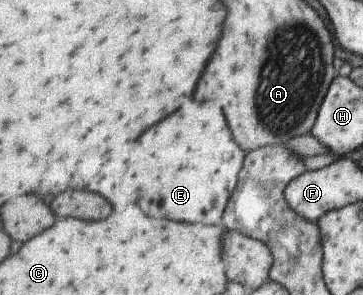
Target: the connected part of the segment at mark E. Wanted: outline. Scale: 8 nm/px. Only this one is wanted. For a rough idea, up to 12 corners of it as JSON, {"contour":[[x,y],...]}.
{"contour":[[218,101],[112,149],[122,211],[222,226],[244,151]]}

